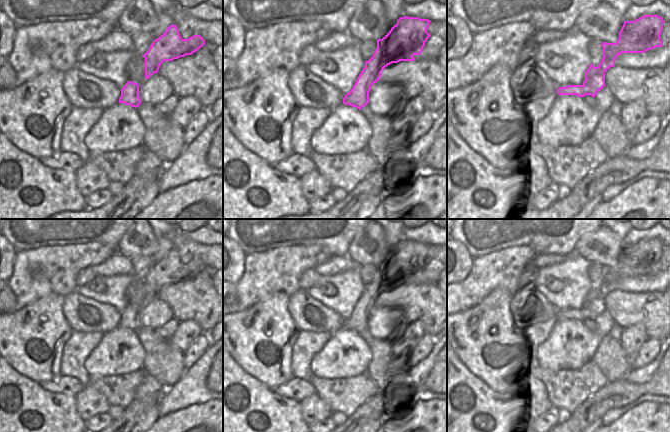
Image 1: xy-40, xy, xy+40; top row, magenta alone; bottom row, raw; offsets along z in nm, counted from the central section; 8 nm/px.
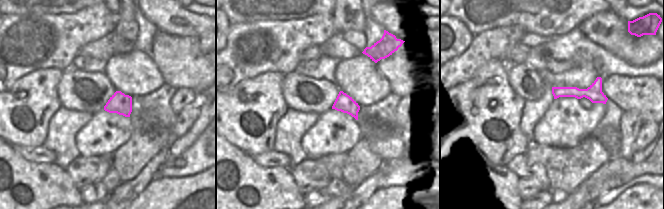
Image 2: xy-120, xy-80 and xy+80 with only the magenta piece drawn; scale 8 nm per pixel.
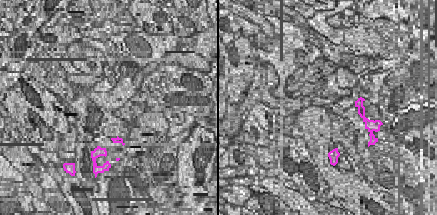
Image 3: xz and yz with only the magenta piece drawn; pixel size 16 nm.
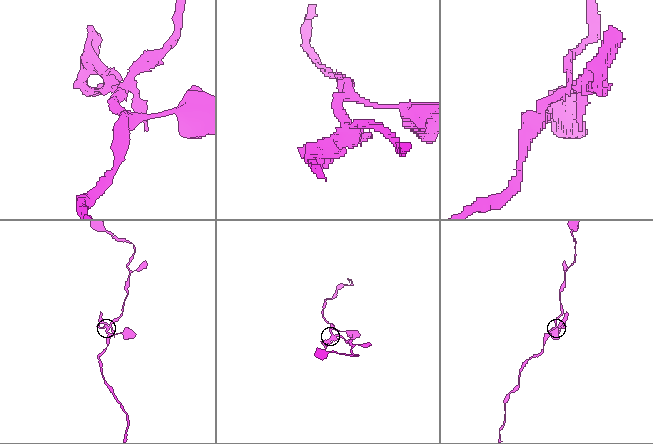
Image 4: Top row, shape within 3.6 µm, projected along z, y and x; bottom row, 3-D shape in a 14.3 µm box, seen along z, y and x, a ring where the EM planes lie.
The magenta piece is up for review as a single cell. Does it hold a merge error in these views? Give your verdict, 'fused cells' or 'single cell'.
fused cells

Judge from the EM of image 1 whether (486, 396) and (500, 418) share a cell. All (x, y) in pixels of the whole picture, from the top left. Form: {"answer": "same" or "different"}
{"answer": "same"}

